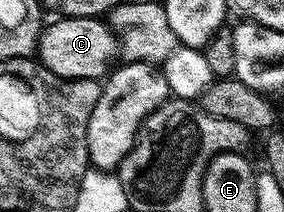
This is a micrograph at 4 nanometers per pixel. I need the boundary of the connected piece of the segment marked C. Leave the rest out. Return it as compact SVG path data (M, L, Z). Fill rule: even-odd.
M61 16L58 22L44 27L38 45L39 61L60 78L91 78L101 80L118 65L121 40L108 21L101 18Z

